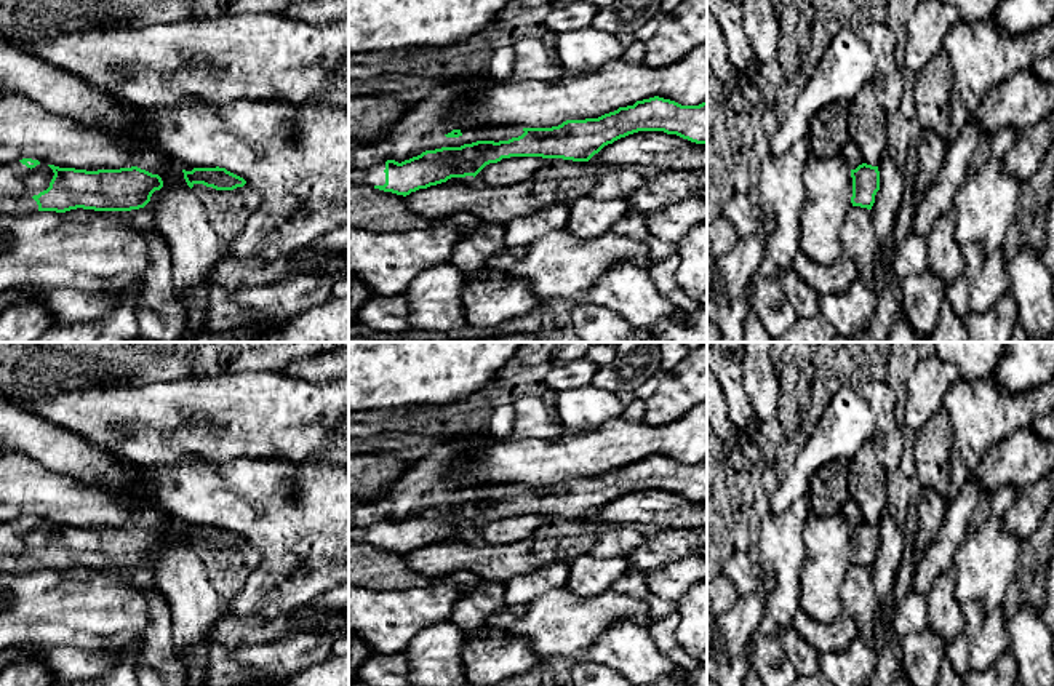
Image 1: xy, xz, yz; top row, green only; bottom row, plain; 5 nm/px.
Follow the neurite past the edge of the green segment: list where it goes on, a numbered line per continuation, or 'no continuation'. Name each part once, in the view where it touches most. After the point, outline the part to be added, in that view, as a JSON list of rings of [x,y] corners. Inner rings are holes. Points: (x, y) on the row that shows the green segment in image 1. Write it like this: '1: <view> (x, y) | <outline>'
1: xz (423, 128) | [[[486,72],[453,78],[414,104],[406,115],[384,136],[369,142],[349,142],[349,184],[384,185],[385,162],[398,163],[441,147],[461,147],[477,141],[509,141],[521,136],[520,126],[465,126],[459,138],[448,138],[453,131],[446,117],[456,96],[462,90],[481,90],[491,82]]]

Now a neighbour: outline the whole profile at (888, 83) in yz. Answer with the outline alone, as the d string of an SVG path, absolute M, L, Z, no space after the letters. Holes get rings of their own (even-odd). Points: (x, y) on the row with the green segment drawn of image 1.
M862 22L854 32L875 54L872 85L881 107L892 115L899 109L905 90L902 72L896 66L896 35L883 22Z

